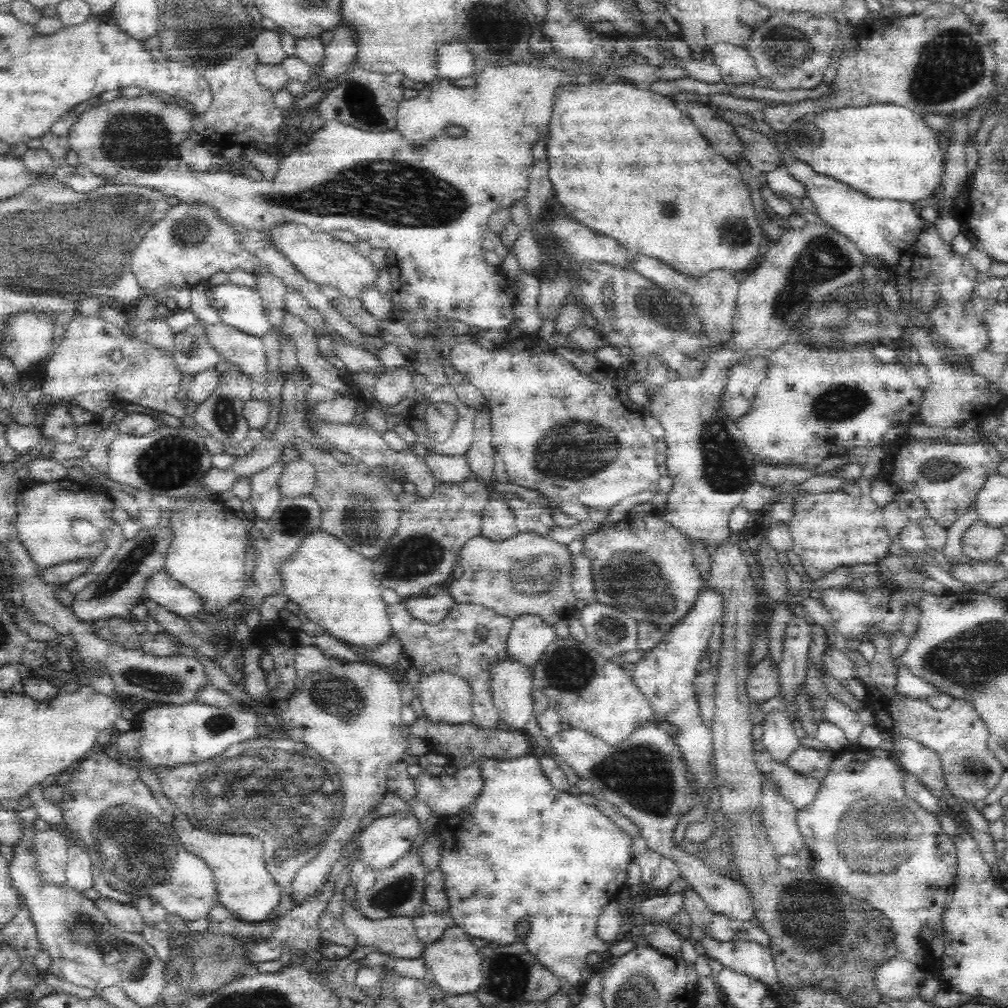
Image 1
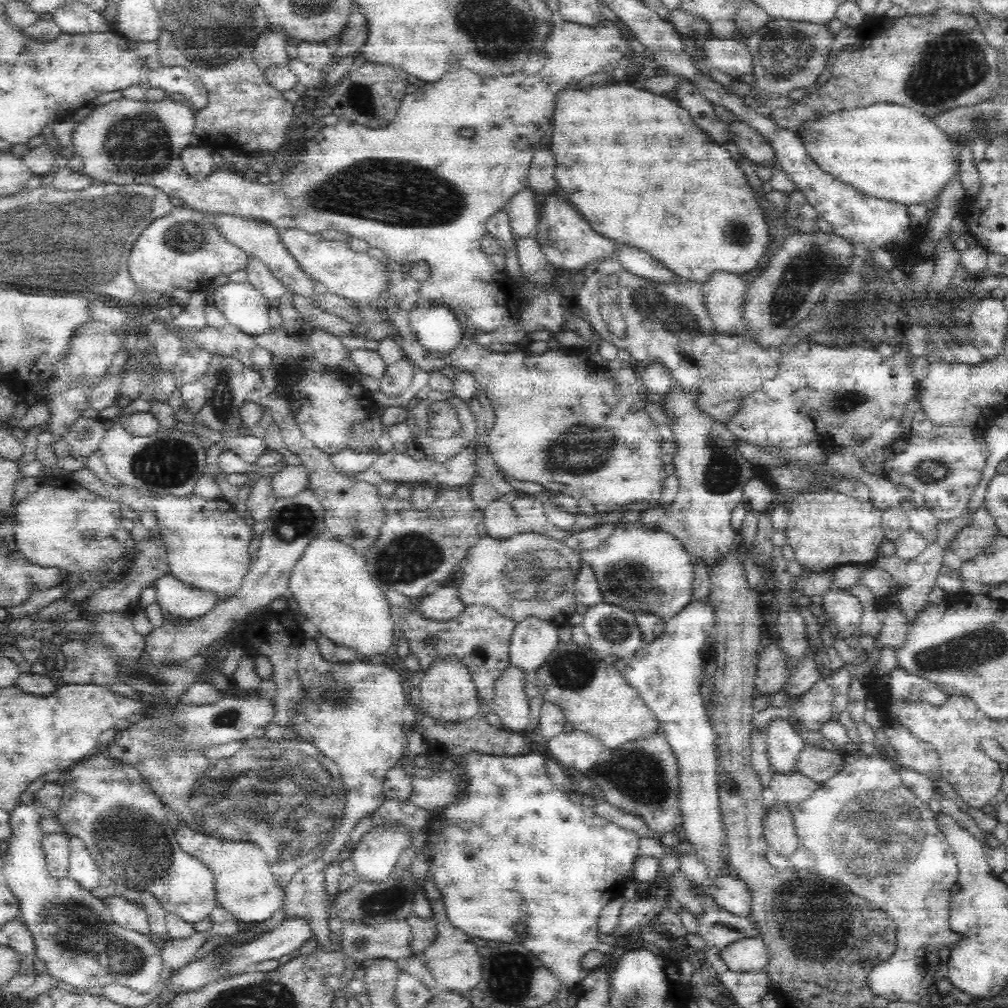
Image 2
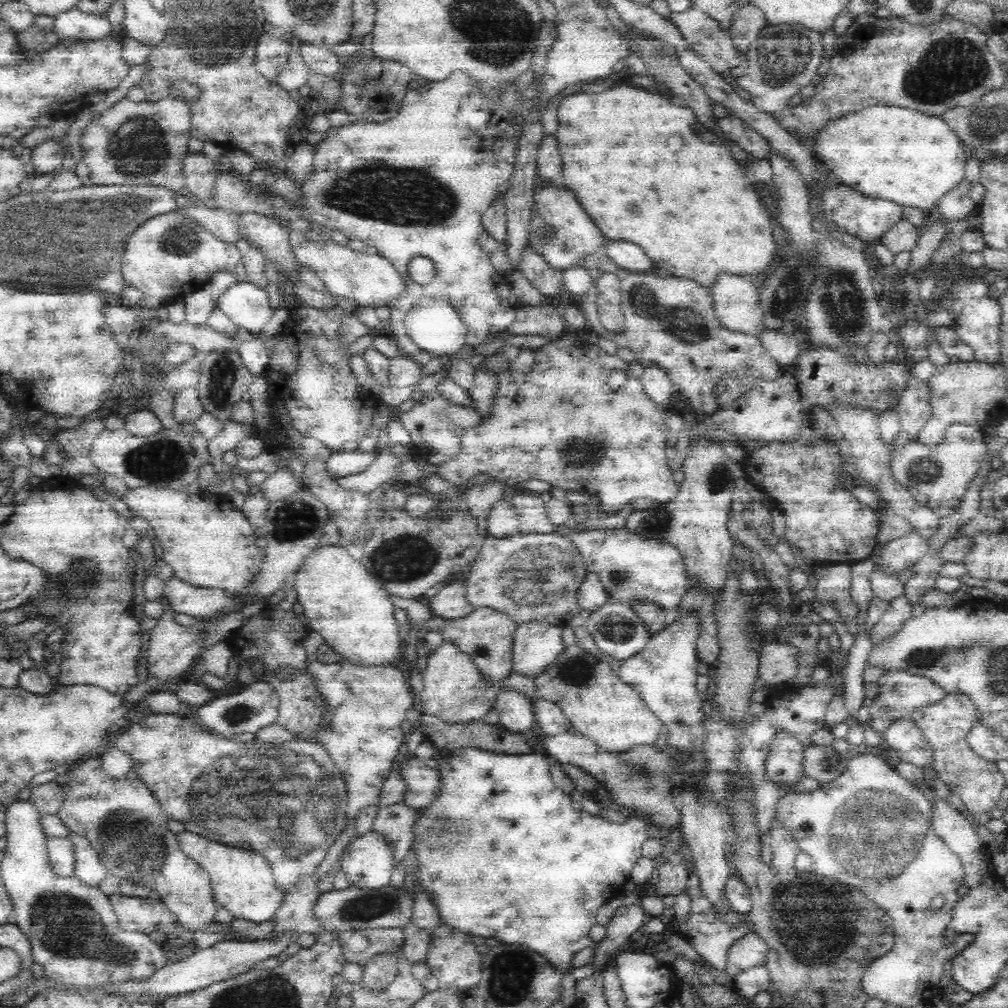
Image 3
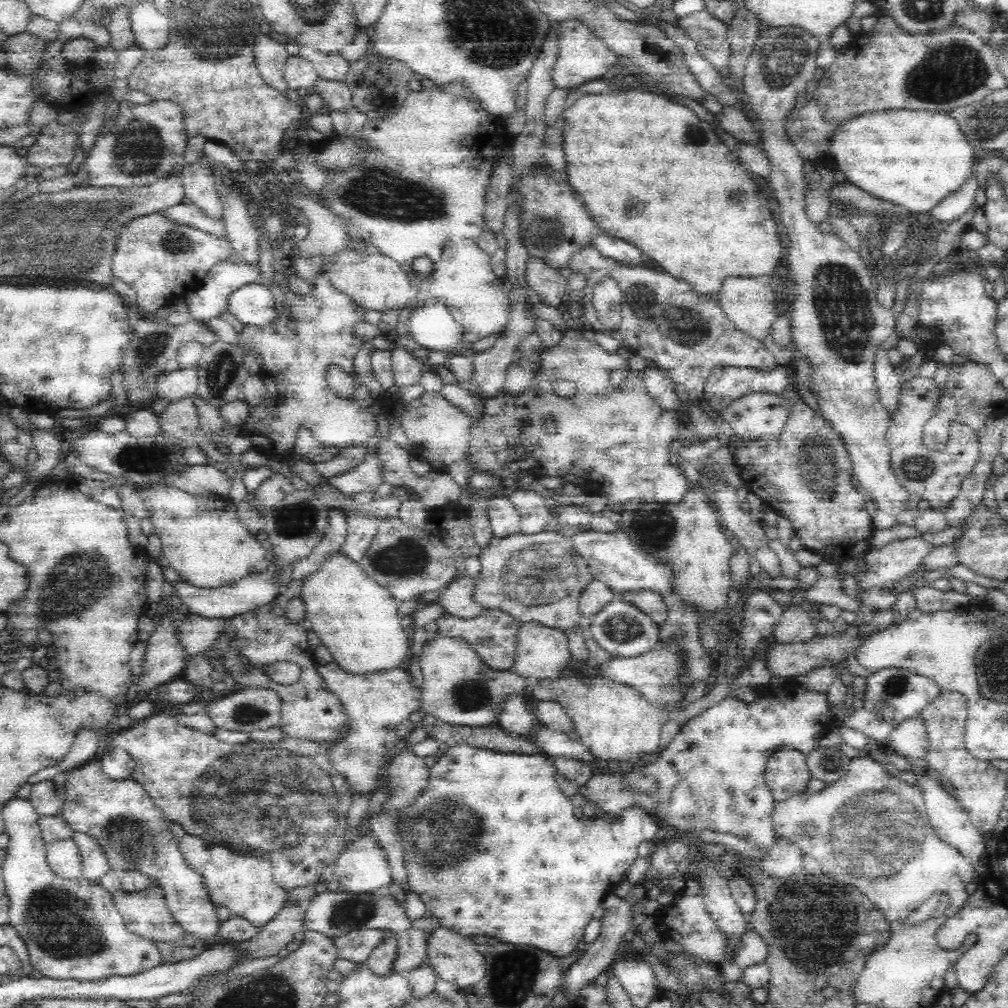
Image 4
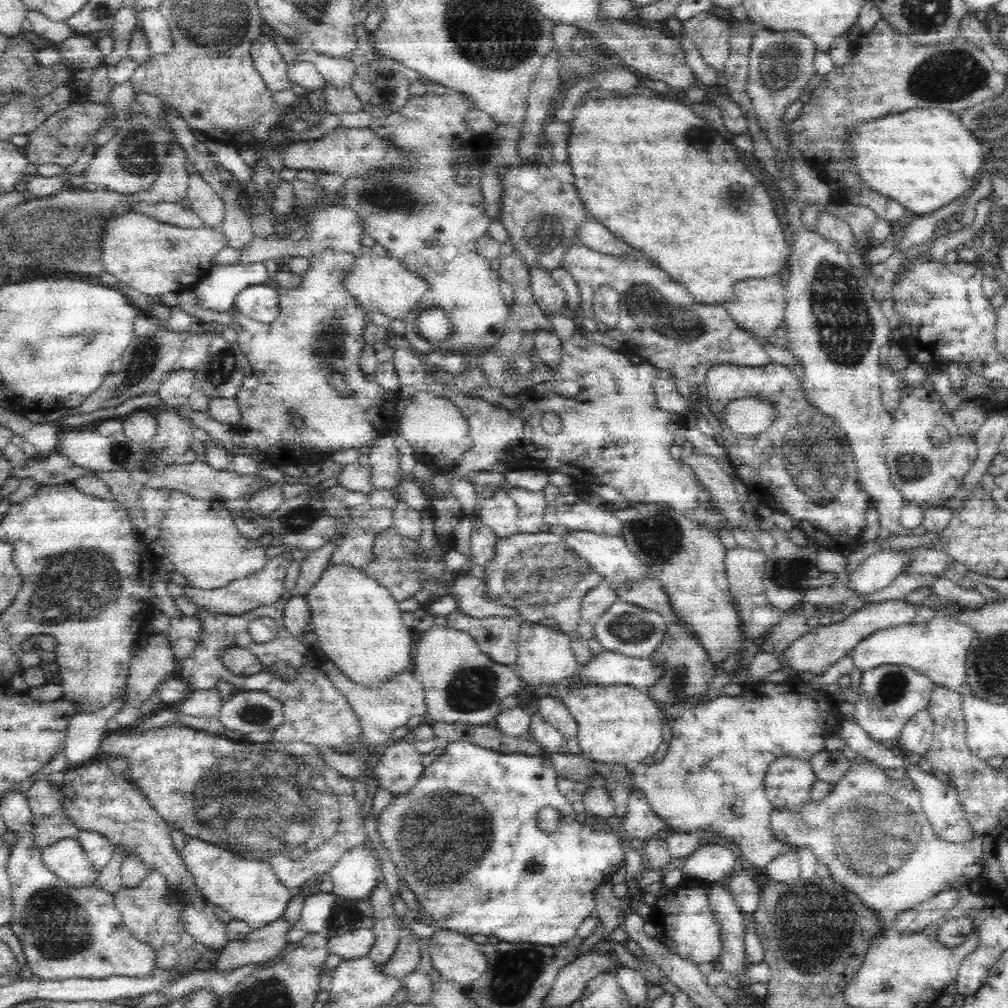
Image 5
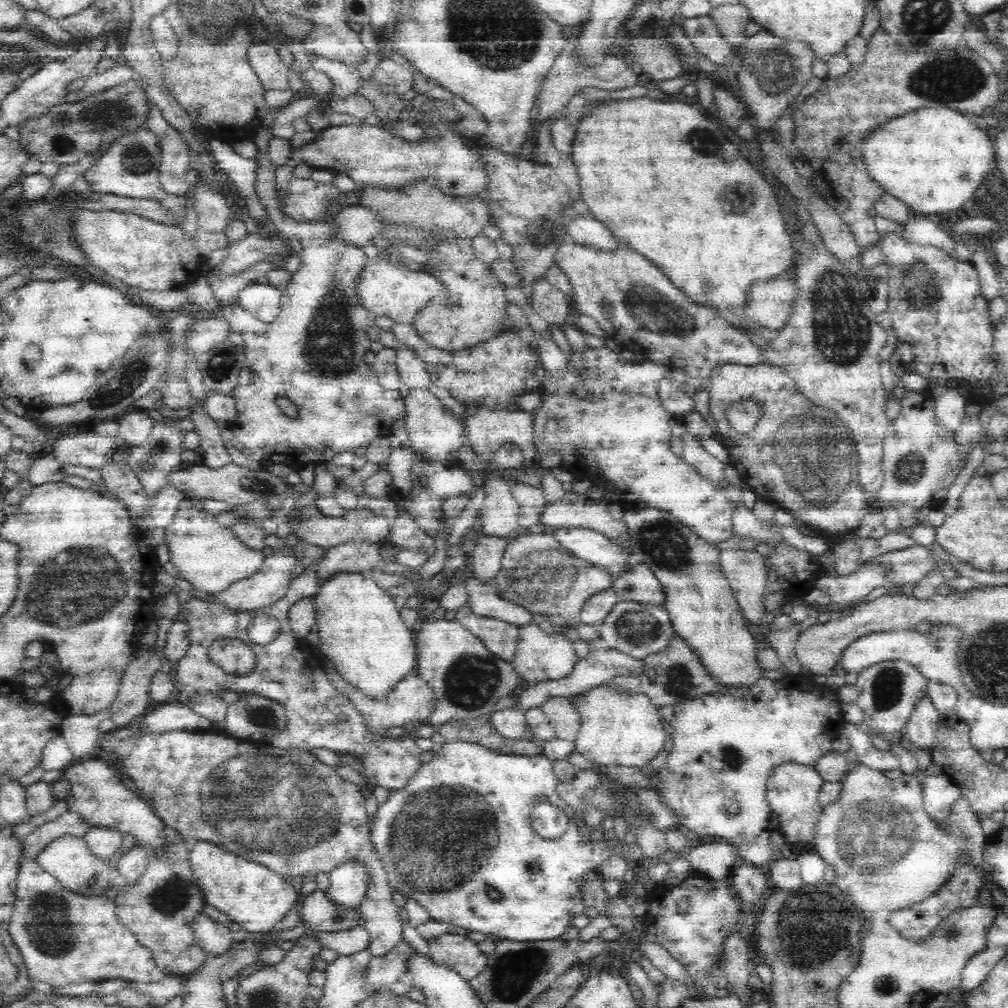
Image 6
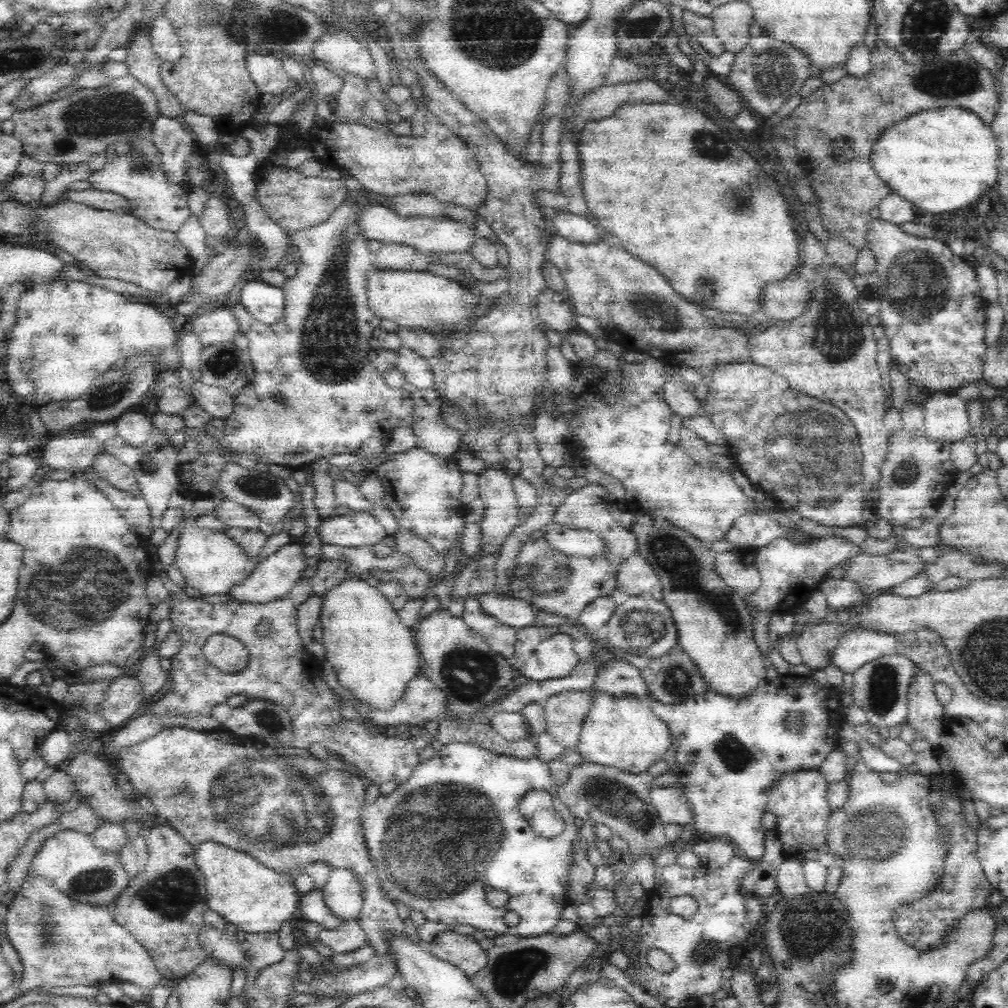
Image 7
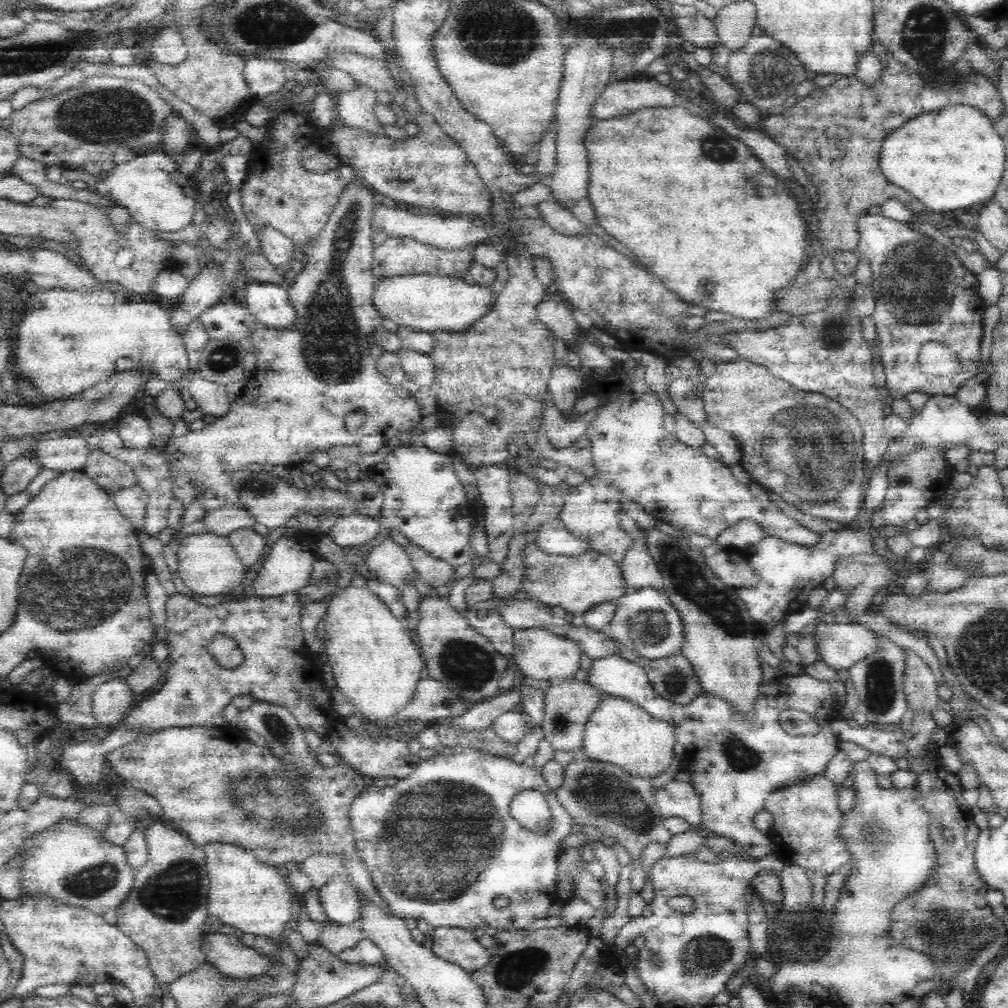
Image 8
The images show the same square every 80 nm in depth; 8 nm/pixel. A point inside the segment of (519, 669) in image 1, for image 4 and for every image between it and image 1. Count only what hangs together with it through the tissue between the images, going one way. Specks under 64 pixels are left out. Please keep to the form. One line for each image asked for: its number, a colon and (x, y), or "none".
2: (510, 702)
3: (515, 712)
4: (514, 718)

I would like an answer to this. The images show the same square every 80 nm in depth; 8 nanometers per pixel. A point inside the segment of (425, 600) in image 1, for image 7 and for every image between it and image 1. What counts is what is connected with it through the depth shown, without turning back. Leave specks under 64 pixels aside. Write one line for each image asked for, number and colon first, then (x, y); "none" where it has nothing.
2: (444, 604)
3: (450, 602)
4: (457, 598)
5: (471, 592)
6: (484, 599)
7: (516, 613)

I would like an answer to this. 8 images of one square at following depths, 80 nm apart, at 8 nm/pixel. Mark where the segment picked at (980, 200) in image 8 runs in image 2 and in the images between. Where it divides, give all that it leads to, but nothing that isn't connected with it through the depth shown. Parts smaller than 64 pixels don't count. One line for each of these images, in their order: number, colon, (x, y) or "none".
2: (886, 151)
3: (896, 154)
4: (914, 158)
5: (925, 158)
6: (933, 160)
7: (940, 160)

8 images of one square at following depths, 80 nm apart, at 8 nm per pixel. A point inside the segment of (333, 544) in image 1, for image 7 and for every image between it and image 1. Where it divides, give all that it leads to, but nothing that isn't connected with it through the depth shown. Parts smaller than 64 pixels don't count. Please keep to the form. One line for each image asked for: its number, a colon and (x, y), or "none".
2: (334, 590)
3: (345, 605)
4: (357, 620)
5: (359, 626)
6: (361, 632)
7: (374, 655)

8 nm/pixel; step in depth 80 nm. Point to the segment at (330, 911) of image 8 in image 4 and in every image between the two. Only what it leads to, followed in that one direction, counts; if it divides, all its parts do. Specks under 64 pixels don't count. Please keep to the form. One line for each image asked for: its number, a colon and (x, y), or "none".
4: (362, 868)
5: (353, 878)
6: (346, 888)
7: (342, 895)

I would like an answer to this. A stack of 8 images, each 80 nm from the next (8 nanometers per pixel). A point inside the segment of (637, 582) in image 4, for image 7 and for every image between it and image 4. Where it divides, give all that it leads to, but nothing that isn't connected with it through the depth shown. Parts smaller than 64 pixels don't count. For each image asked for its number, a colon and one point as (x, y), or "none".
5: (609, 556)
6: (590, 546)
7: (569, 542)

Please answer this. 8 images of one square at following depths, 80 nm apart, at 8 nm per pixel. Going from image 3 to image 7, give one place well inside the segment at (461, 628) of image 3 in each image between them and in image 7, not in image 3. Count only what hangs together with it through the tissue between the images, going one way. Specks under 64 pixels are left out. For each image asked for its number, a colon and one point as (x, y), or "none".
4: (493, 635)
5: (498, 637)
6: (500, 639)
7: (501, 638)

